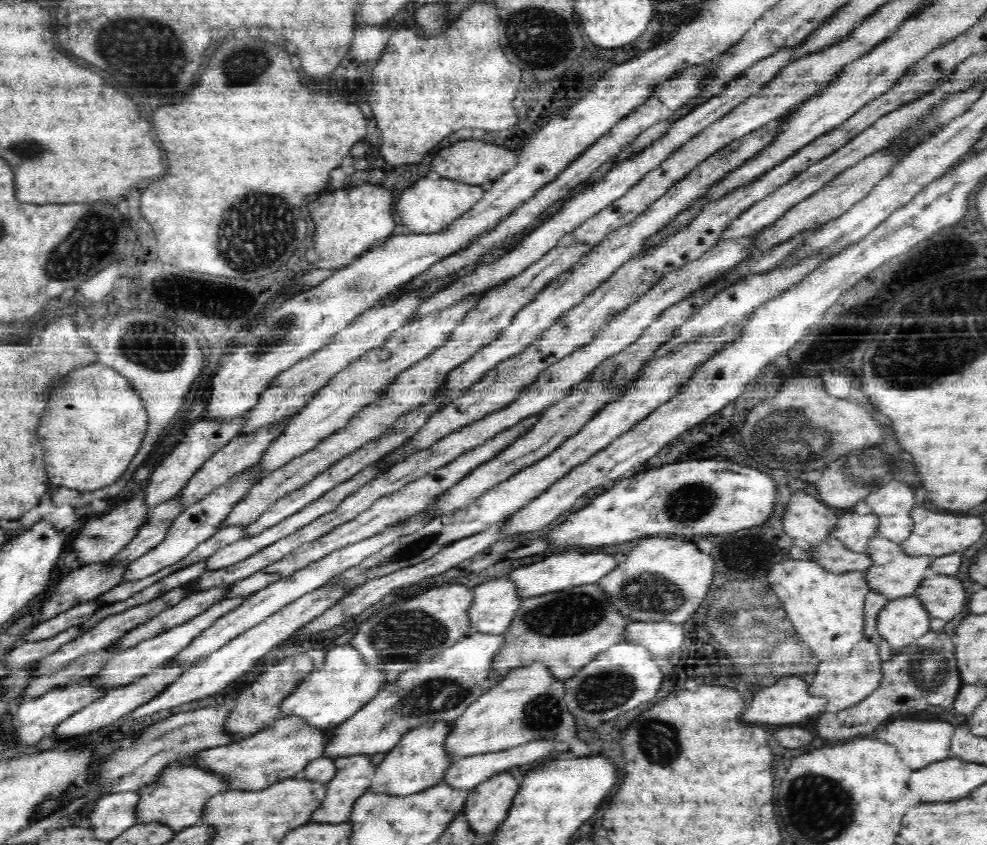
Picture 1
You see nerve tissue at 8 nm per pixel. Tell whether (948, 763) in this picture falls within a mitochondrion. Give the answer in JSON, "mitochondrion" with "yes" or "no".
{"mitochondrion":"no"}

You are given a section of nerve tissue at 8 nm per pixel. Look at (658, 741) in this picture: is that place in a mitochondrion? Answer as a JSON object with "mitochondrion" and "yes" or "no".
{"mitochondrion":"yes"}

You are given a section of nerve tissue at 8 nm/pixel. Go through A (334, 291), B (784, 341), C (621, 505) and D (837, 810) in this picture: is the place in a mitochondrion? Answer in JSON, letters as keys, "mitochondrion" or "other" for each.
{"A":"other","B":"other","C":"other","D":"mitochondrion"}

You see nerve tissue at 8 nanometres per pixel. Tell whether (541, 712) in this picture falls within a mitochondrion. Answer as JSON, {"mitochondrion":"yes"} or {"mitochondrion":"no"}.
{"mitochondrion":"yes"}

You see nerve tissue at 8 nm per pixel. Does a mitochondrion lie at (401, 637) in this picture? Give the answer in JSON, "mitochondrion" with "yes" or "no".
{"mitochondrion":"yes"}

